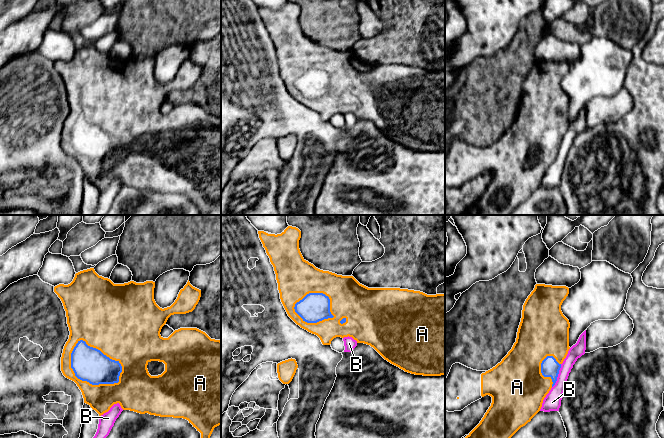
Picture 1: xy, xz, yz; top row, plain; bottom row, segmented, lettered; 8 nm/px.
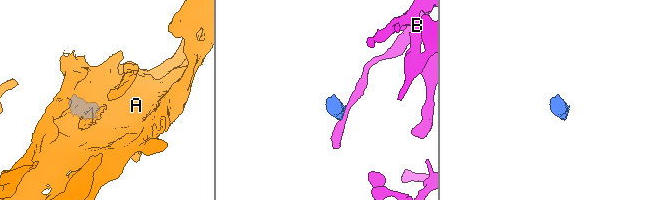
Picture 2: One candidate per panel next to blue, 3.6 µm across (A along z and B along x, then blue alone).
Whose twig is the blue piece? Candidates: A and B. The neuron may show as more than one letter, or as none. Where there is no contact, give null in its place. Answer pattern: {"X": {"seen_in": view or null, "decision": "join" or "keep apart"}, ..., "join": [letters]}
{"A": {"seen_in": "xy", "decision": "join"}, "B": {"seen_in": "yz", "decision": "keep apart"}, "join": ["A"]}

